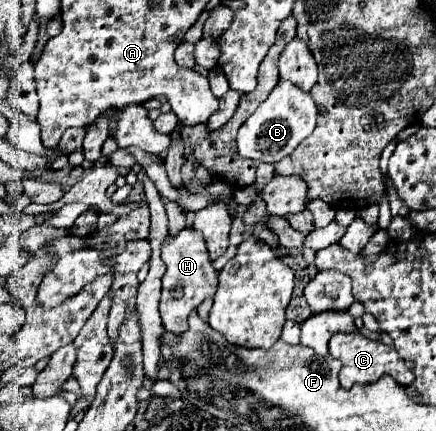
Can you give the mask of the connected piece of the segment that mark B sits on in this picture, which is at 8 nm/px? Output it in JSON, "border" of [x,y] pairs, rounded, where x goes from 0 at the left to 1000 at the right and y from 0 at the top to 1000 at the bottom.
{"border":[[[640,190],[617,218],[617,227],[603,241],[594,241],[585,265],[571,269],[548,297],[544,353],[557,367],[631,381],[658,357],[667,357],[690,334],[690,325],[700,325],[718,306],[727,265],[727,246],[704,213],[686,209],[667,190]]]}

